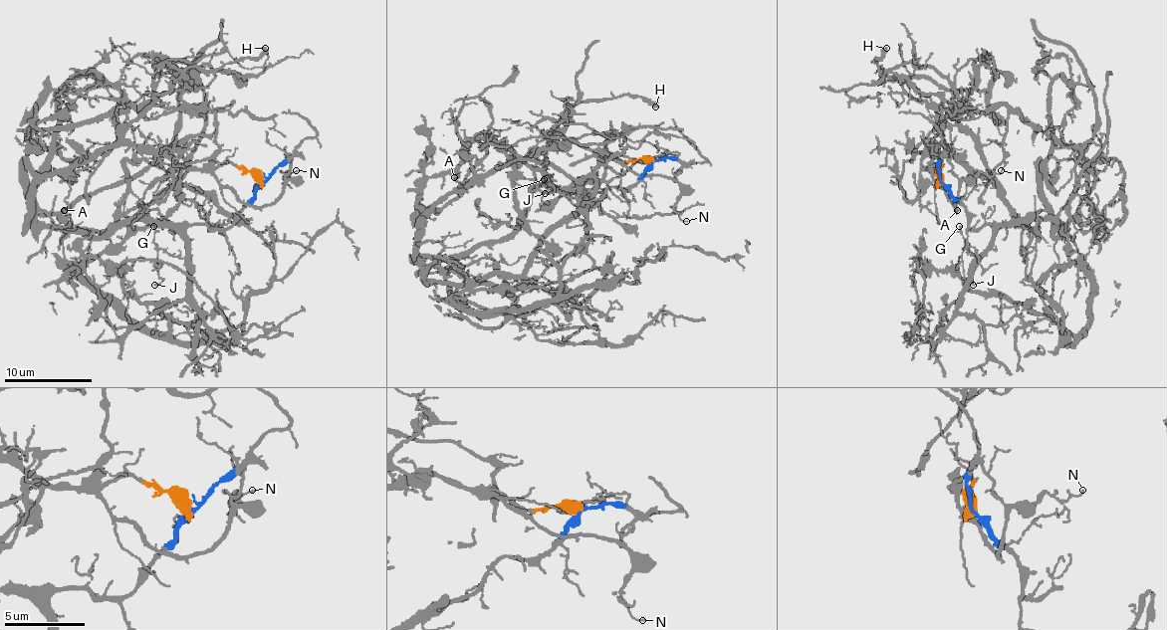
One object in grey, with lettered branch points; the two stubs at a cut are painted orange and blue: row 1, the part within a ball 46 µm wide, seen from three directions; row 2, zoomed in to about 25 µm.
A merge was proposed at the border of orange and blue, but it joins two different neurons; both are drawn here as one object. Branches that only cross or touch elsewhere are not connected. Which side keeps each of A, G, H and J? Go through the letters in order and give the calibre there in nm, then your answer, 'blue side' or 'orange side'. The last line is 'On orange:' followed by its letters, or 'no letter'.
A: 140 nm thick; orange side
G: 120 nm thick; blue side
H: 360 nm thick; orange side
J: 110 nm thick; blue side
On orange: A, H

